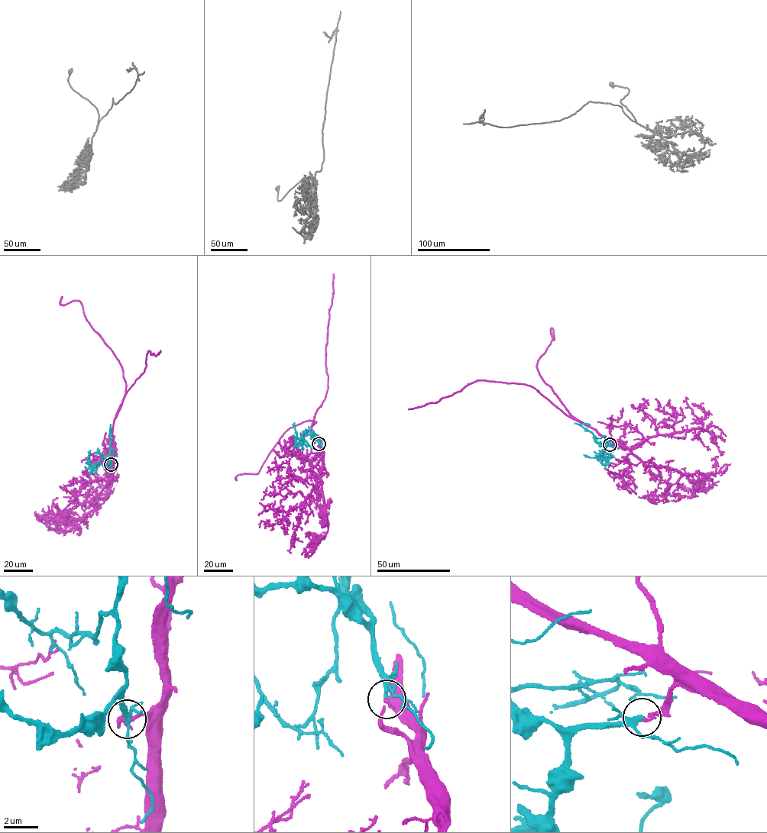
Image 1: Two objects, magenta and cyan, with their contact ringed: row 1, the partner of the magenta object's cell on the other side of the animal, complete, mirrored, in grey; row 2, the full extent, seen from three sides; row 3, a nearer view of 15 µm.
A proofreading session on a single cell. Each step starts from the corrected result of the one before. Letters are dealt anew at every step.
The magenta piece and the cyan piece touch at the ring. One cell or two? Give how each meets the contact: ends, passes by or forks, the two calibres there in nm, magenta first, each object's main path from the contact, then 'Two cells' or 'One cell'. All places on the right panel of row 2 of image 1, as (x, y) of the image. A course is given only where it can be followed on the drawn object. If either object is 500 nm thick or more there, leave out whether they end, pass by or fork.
At the ring magenta ends. At the ring cyan passes by. Thickness 200 nm (magenta) against 240 nm. Course of magenta: (610, 444), (612, 440), (565, 415), (528, 385), (477, 380), (437, 401), (408, 409). Course of cyan: (610, 444), (605, 446), (600, 454), (606, 461), (584, 454). One cell

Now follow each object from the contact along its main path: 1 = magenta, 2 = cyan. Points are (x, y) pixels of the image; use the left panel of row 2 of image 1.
1: (111, 464), (114, 462), (111, 438), (114, 421), (125, 394), (144, 372), (148, 350), (156, 356), (160, 350)
2: (111, 464), (99, 463), (91, 469), (88, 455), (90, 450)

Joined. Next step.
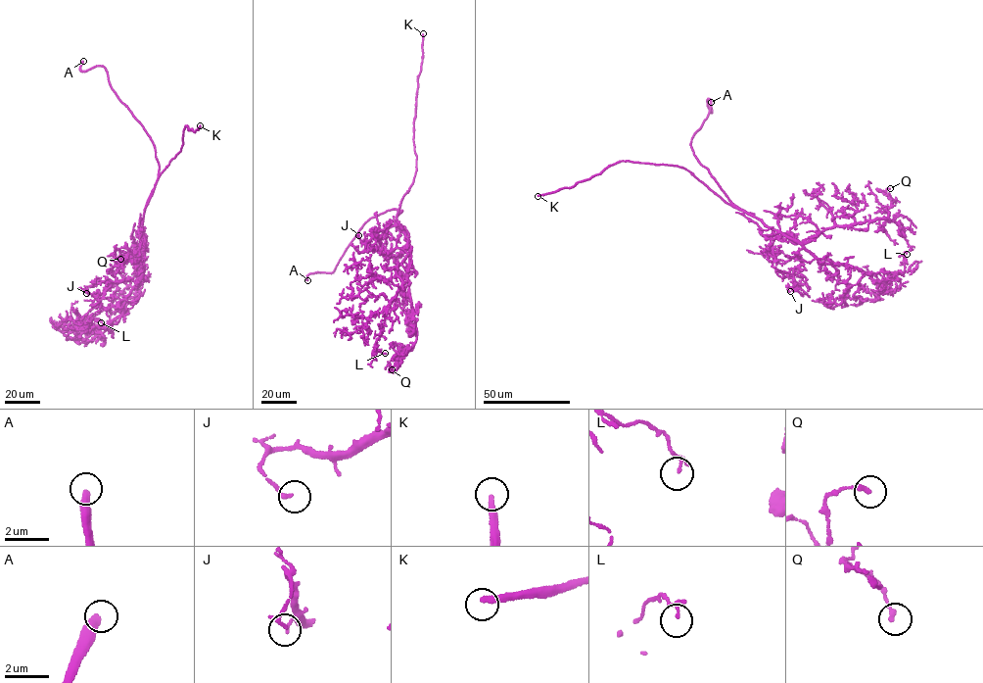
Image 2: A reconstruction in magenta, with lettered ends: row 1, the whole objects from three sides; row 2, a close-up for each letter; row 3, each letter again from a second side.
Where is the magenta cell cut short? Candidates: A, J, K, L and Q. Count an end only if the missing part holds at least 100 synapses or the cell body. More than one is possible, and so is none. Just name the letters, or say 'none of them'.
A, K

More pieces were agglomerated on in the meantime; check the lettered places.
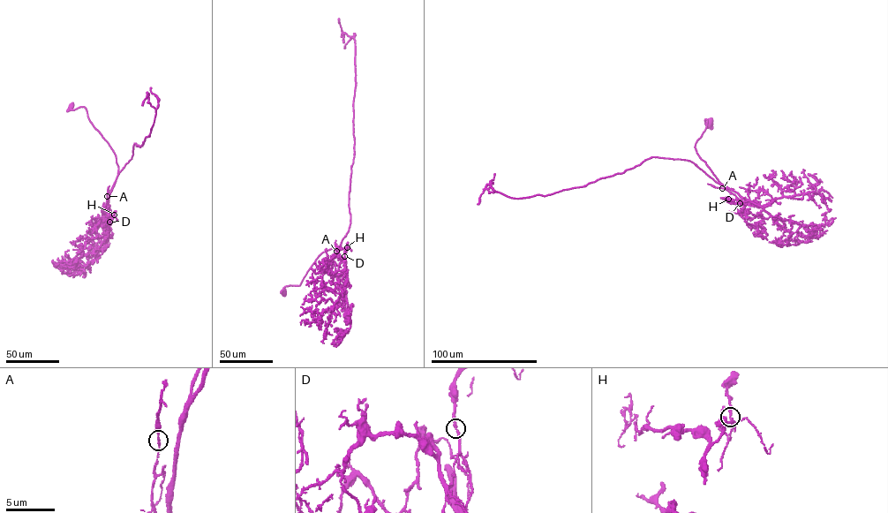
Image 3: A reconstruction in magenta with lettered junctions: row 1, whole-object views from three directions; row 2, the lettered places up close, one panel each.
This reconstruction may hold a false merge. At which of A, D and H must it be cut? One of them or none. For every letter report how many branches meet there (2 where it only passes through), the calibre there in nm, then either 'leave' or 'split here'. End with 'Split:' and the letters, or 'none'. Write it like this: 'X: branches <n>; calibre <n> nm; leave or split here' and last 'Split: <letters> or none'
A: branches 2; calibre 140 nm; leave
D: branches 2; calibre 180 nm; leave
H: branches 2; calibre 160 nm; leave
Split: none

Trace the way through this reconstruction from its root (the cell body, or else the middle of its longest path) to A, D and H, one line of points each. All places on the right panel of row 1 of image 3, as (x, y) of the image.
A: (709, 124), (707, 127), (705, 118), (696, 153), (720, 183), (749, 202), (742, 205), (722, 188)
D: (709, 124), (707, 127), (705, 118), (706, 127), (695, 147), (696, 153), (720, 183), (748, 200), (740, 203)
H: (709, 124), (707, 127), (705, 118), (696, 153), (720, 183), (748, 200), (733, 203), (728, 199)

